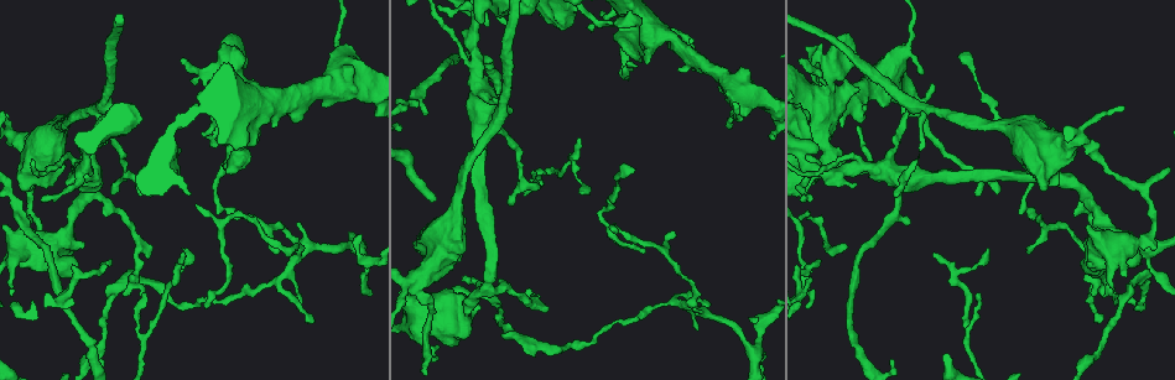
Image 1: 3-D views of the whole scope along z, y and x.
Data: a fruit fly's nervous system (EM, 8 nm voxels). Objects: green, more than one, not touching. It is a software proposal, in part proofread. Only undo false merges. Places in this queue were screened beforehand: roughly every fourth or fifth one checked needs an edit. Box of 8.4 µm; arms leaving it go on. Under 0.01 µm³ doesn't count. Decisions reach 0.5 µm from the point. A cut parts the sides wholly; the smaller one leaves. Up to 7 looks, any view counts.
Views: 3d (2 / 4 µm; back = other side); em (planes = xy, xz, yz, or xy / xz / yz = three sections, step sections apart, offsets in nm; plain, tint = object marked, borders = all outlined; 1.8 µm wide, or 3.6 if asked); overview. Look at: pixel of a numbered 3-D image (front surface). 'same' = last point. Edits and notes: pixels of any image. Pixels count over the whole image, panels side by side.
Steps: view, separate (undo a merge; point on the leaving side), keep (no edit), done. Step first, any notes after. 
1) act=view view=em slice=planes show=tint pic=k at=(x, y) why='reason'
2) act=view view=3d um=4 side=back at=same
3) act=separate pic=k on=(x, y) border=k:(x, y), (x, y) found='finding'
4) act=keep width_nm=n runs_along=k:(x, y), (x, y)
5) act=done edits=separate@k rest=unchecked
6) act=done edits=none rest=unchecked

act=view view=3d um=2 pic=1 at=(1089, 146) why='small branch off a trunk'

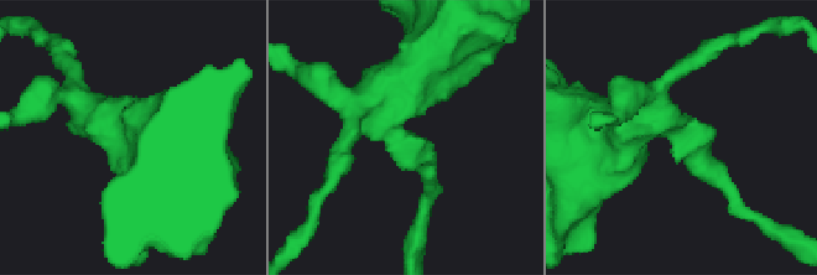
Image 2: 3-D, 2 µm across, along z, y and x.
act=view view=em slice=planes show=tint pic=2 at=(688, 136) arms=4 why='now the EM'

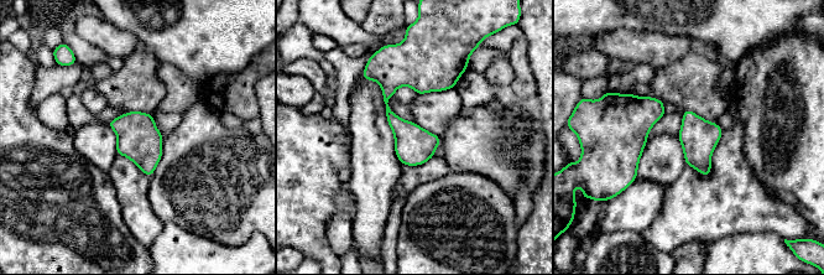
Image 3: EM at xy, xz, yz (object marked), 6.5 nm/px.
act=keep width_nm=240 runs_along=3:(408, 62), (386, 105), (415, 162) found='continuous, no second cell'

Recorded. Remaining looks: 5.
act=view view=3d um=4 pic=1 at=(419, 343) why='sharp bend'

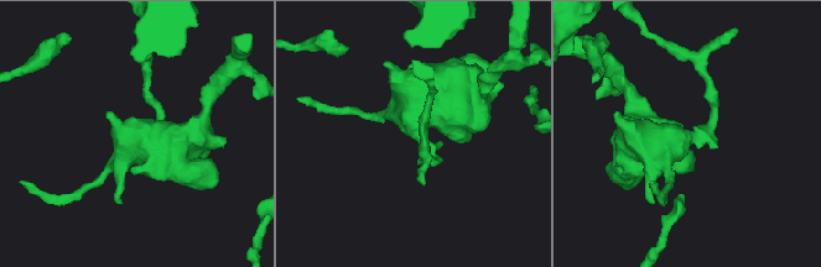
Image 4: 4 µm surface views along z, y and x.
act=view view=em um=3.6 slice=xz step=16 show=tint pic=4 at=(692, 141)

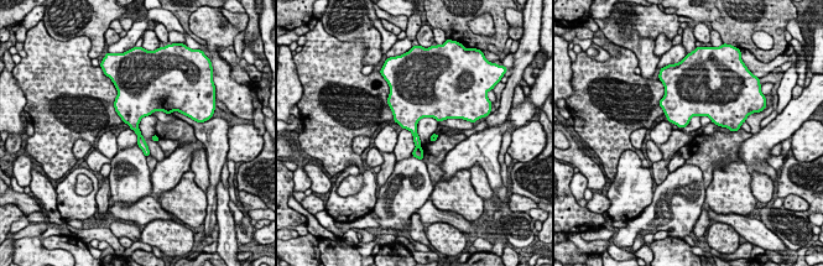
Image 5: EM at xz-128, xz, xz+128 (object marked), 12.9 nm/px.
act=separate pic=5 on=(417, 152) border=5:(416, 145), (420, 146) found='a second cell is stuck on'

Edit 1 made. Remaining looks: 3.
act=view view=overview

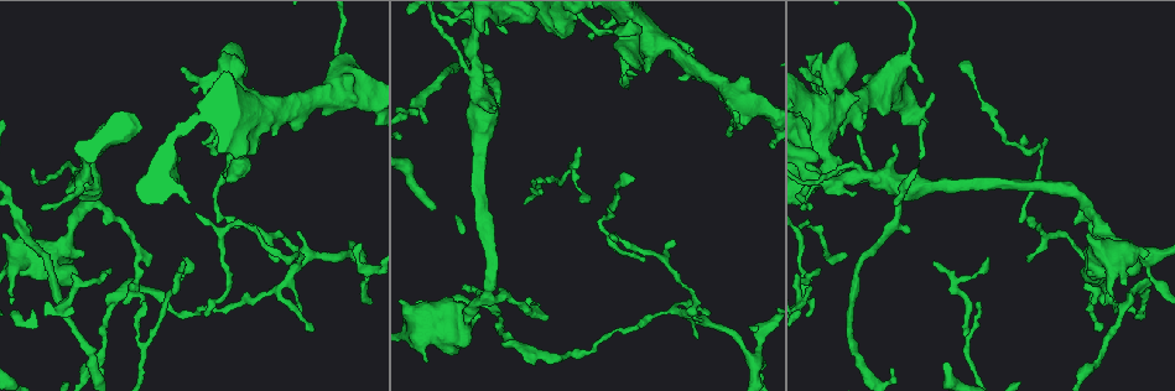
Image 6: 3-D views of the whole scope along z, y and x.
act=view view=em slice=planes show=tint pic=6 at=(64, 167) why='three-way junction'

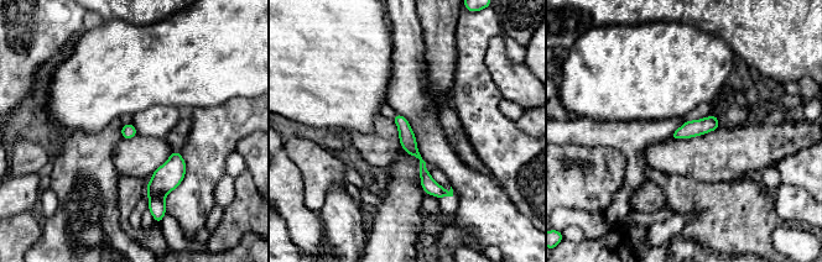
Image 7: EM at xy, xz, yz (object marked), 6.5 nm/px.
act=keep found='one cell here'

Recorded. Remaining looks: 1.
act=done edits=separate@5 rest=unchecked

